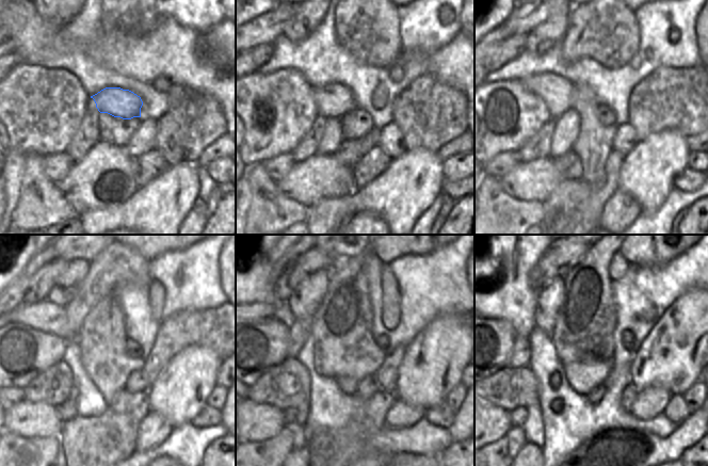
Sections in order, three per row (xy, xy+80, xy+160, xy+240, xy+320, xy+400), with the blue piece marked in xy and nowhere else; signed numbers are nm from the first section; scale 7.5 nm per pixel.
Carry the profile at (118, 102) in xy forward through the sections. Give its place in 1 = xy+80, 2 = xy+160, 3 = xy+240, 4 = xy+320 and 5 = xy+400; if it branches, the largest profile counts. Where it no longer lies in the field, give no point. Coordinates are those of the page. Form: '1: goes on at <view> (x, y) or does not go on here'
1: goes on at xy+80 (335, 99)
2: goes on at xy+160 (557, 92)
3: goes on at xy+240 (44, 316)
4: goes on at xy+320 (257, 310)
5: does not go on here

